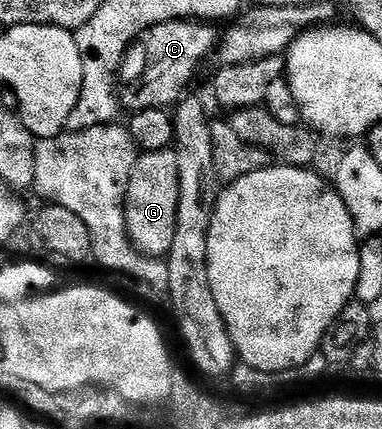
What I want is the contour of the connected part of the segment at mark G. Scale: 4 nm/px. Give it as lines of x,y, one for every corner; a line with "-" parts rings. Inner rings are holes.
174,147
156,152
143,152
136,159
133,174
129,178
125,222
129,238
138,252
145,256
167,256
177,225
177,198
180,194
177,154

